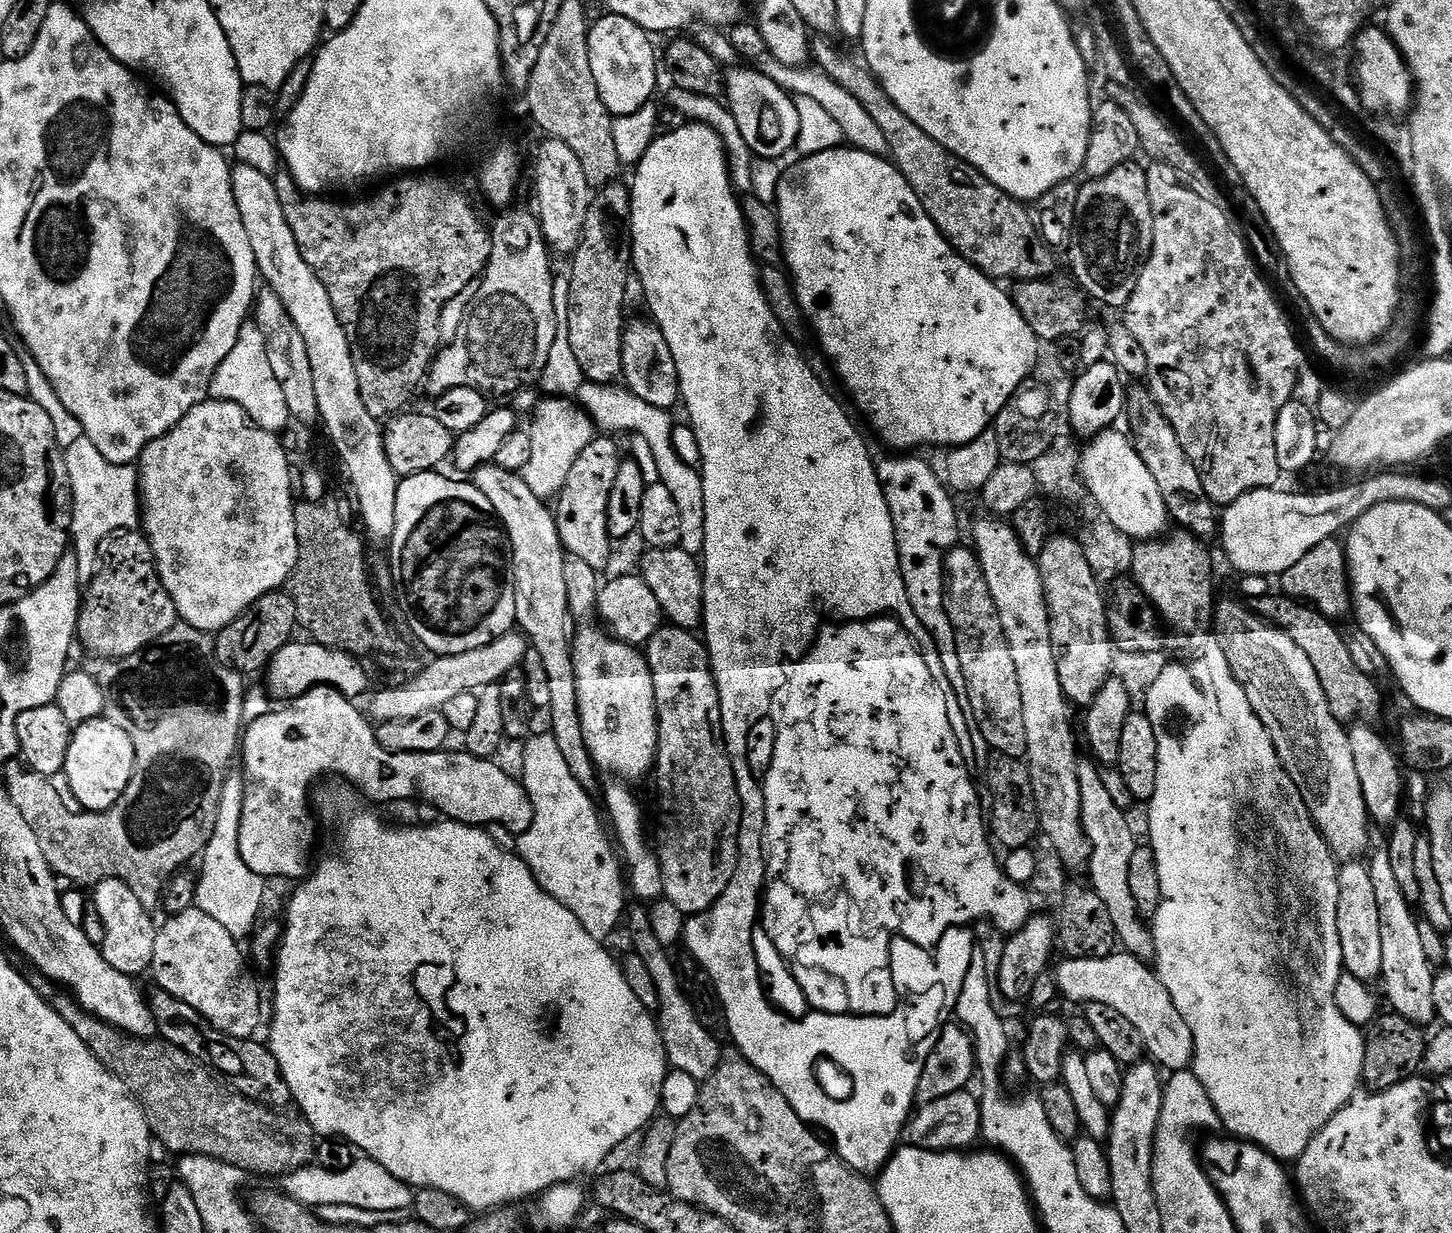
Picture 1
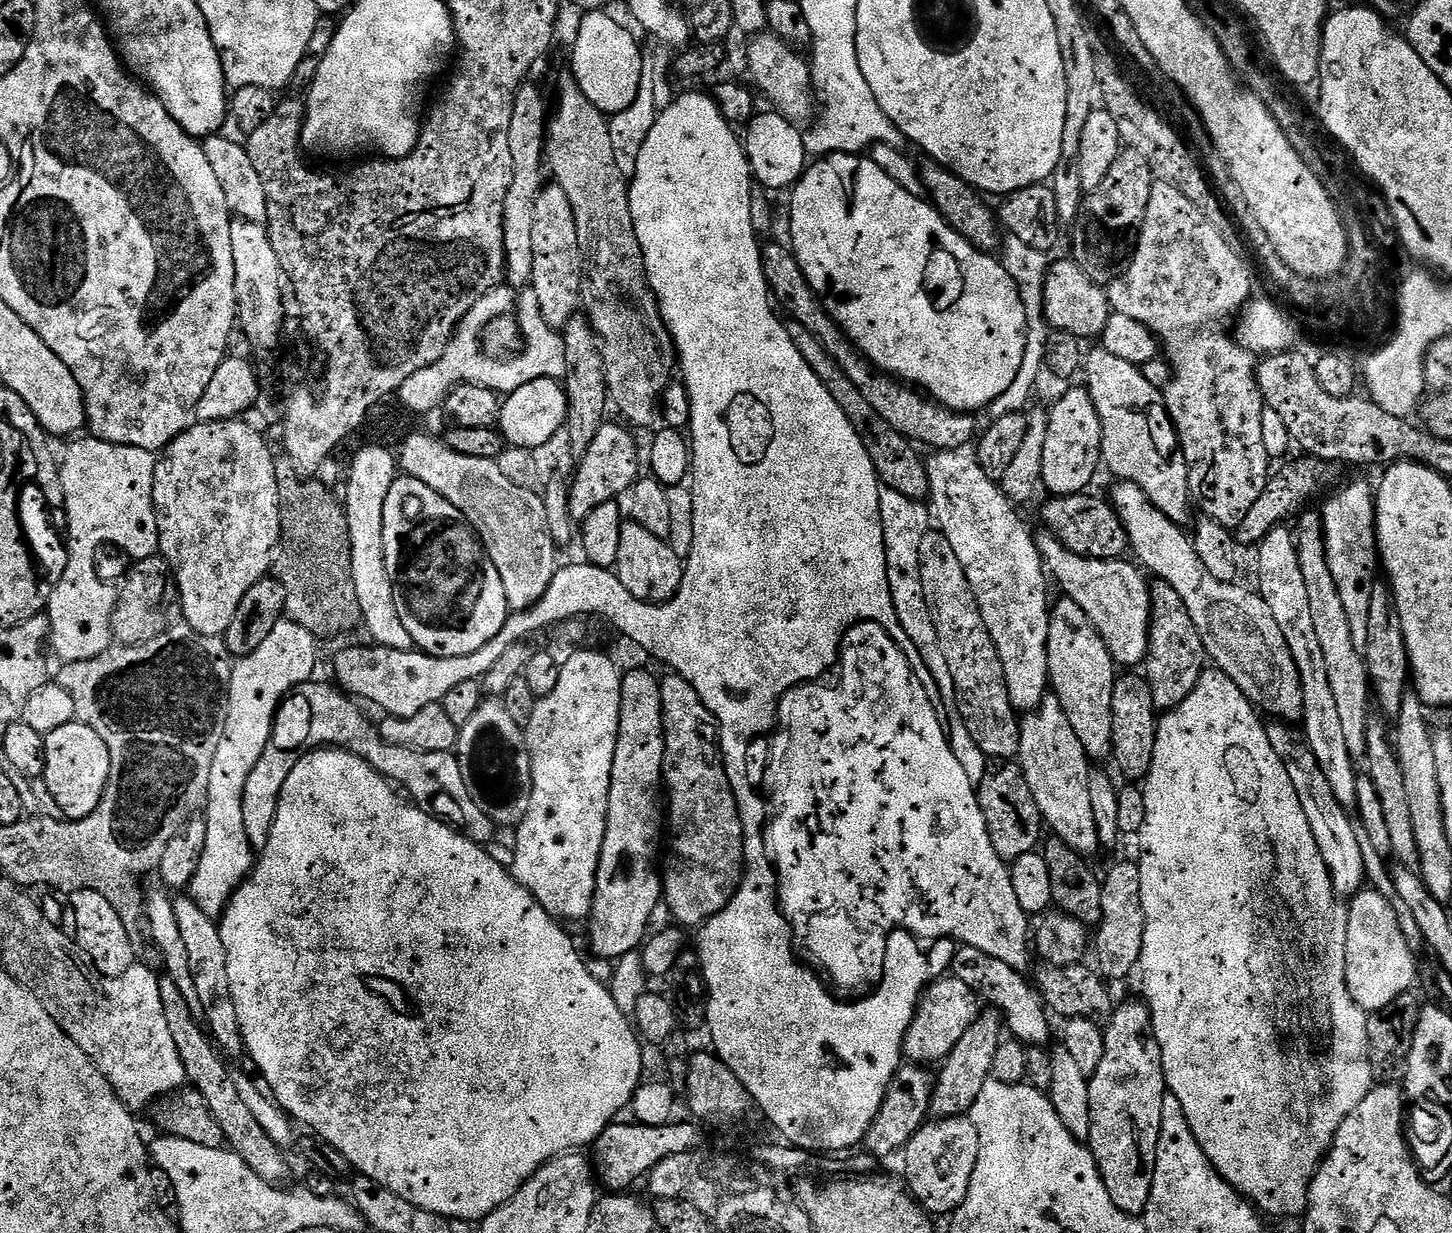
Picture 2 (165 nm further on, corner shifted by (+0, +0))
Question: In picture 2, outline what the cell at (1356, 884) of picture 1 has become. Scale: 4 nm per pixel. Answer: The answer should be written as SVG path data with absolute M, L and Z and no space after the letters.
M1272 722L1267 725L1270 746L1274 746L1274 754L1282 758L1282 766L1286 766L1286 774L1290 774L1290 782L1294 782L1294 791L1298 793L1298 802L1302 802L1302 811L1310 818L1310 830L1314 830L1314 842L1322 850L1322 858L1330 870L1330 878L1337 896L1351 898L1361 891L1366 884L1364 858L1365 846L1359 845L1355 833L1356 824L1351 820L1349 809L1338 802L1329 779L1322 772L1314 750L1305 740L1299 727L1288 722Z

